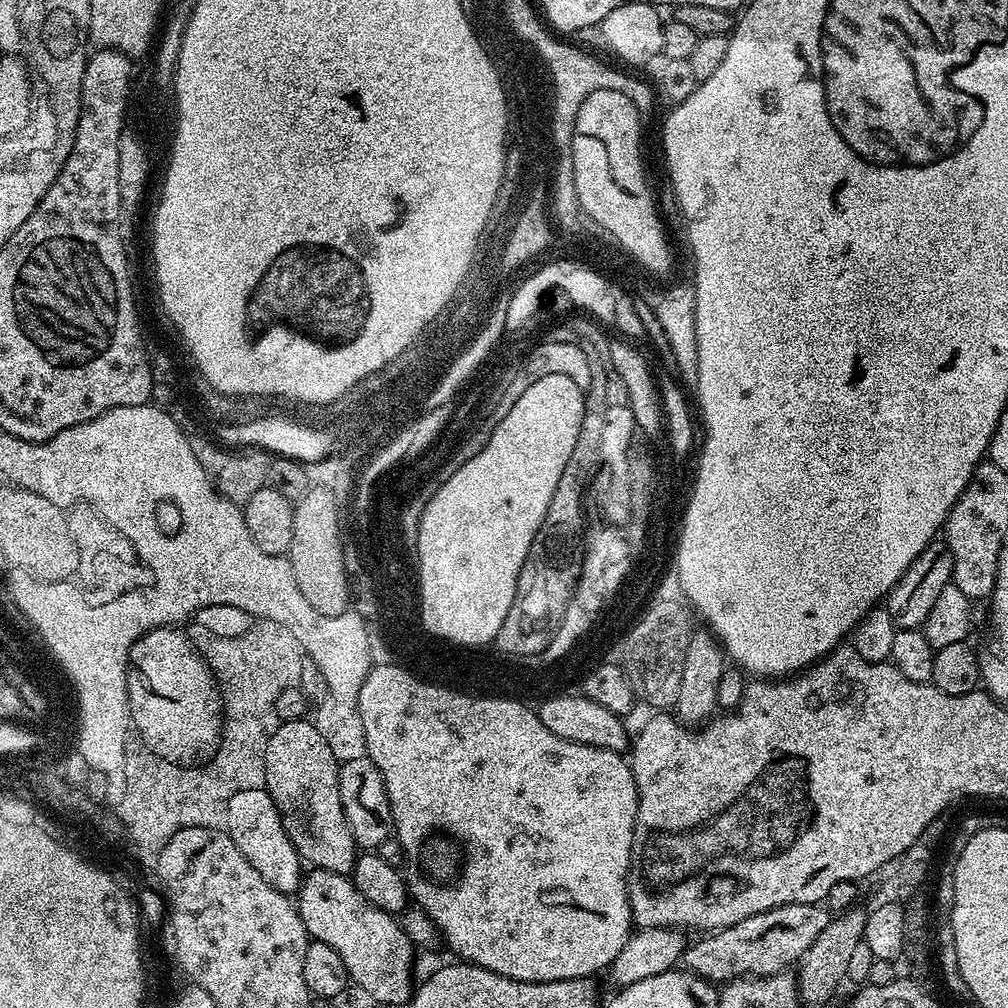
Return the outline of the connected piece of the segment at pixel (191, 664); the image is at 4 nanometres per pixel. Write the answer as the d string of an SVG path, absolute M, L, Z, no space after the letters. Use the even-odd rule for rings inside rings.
M179 627L155 628L133 642L128 652L128 696L131 727L144 728L139 739L148 743L150 752L164 752L164 756L180 760L206 751L208 744L214 742L220 720L216 688L212 688L212 680L208 672L204 672L204 664L196 660L196 652L184 644L184 630Z

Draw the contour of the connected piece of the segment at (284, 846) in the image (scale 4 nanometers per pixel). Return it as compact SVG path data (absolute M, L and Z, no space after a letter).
M241 786L232 795L227 797L228 813L224 820L229 838L242 850L246 862L270 882L280 892L292 894L299 889L302 879L302 861L300 855L294 850L286 830L282 826L282 818L270 798L267 788L263 786Z

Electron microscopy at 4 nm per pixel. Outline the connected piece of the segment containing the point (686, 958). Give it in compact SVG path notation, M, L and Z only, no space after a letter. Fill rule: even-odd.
M823 903L818 904L783 904L765 912L754 914L750 918L742 918L742 922L731 924L729 928L709 931L701 940L687 945L682 957L682 964L689 972L713 982L737 980L739 976L772 976L775 972L791 969L797 962L803 961L805 954L814 946L814 938L826 930L830 912Z

